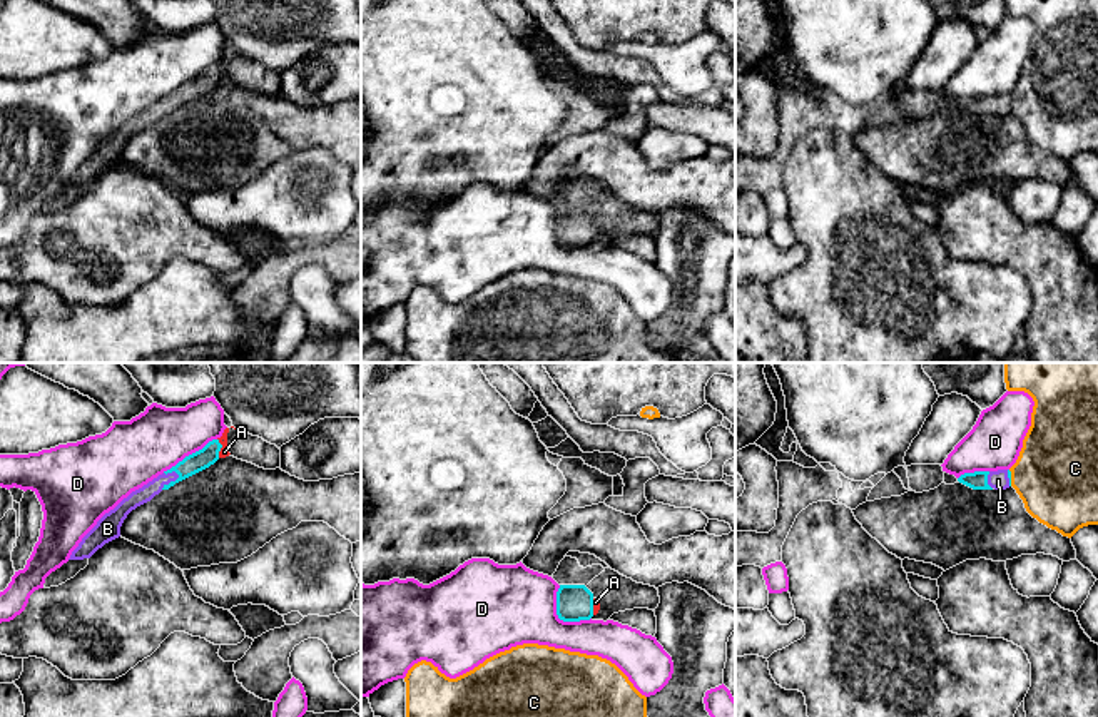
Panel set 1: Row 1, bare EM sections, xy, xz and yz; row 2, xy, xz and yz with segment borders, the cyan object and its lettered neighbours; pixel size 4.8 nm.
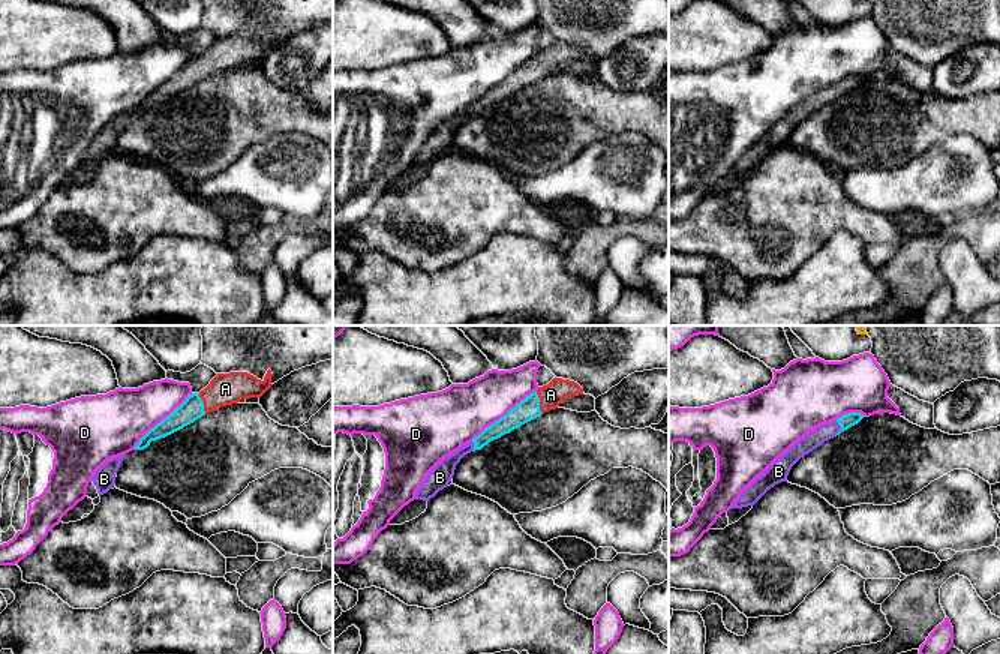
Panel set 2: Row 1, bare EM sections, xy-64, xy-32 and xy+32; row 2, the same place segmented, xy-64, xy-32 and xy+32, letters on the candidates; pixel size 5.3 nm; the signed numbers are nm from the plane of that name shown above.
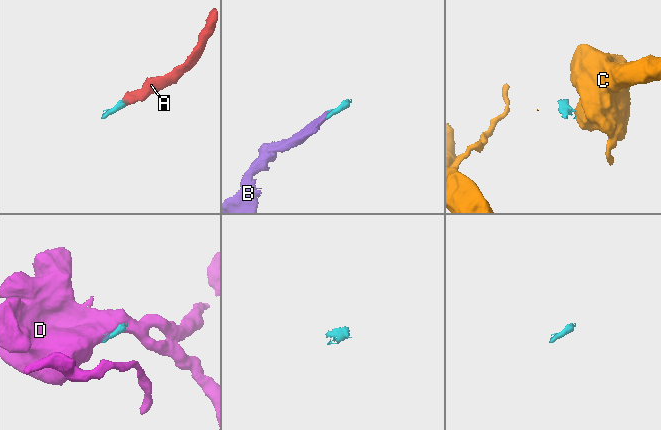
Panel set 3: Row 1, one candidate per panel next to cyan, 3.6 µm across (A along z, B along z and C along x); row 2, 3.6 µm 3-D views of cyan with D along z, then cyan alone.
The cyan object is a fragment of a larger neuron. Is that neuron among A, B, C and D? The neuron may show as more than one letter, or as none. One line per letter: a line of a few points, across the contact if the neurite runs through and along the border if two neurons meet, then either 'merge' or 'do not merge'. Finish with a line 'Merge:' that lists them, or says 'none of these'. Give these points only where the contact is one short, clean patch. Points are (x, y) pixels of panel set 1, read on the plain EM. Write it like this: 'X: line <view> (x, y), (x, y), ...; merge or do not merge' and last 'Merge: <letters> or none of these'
A: line xy (206, 82), (219, 74), (224, 77); merge
B: line xy (206, 82), (189, 91), (172, 107), (161, 107), (147, 117); merge
C: line yz (1008, 96), (1011, 111); do not merge
D: do not merge
Merge: A, B

